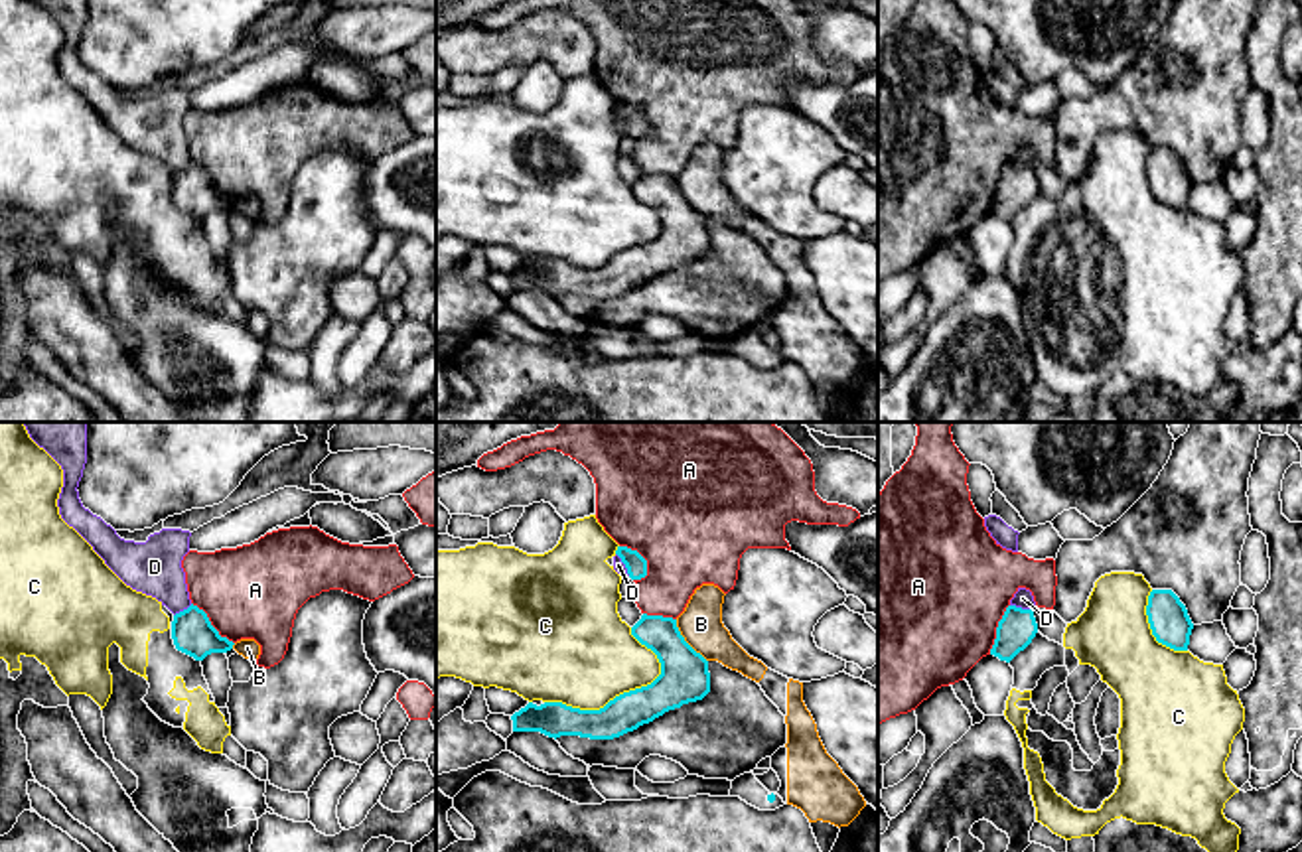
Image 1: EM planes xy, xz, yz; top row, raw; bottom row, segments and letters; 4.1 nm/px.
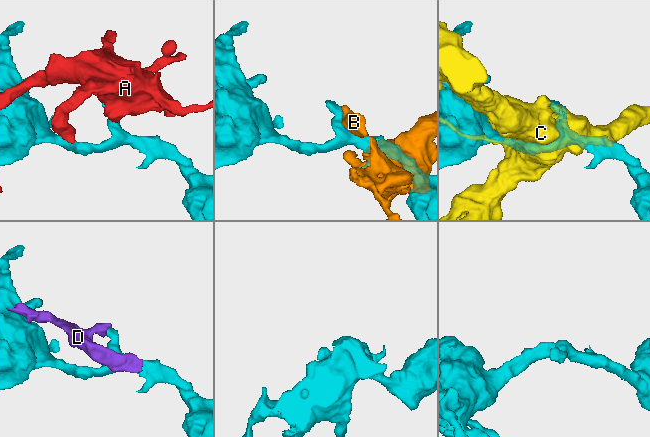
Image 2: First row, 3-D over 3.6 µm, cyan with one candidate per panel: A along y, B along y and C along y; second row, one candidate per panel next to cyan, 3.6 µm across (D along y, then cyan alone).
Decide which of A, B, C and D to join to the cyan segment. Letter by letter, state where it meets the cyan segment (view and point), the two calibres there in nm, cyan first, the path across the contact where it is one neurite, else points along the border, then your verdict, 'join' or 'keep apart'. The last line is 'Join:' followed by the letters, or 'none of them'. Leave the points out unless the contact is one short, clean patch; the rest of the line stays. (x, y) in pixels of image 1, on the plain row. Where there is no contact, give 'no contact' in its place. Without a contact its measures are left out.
A: meets cyan in xz at (642, 115); 90 nm thick on the cyan side, 500 nm on the other; keep apart
B: meets cyan in xz at (685, 200); 200 nm thick on the cyan side, 180 nm on the other; keep apart
C: meets cyan in xz at (608, 261); 160 nm thick on the cyan side, 440 nm on the other; keep apart
D: meets cyan in yz at (1022, 168); 150 nm thick on the cyan side, 80 nm on the other; border along yz (1011, 162), (1032, 170); keep apart
Join: none of them

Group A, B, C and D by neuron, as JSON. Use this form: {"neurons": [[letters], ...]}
{"neurons": [["A"], ["B"], ["C"], ["D"]]}

